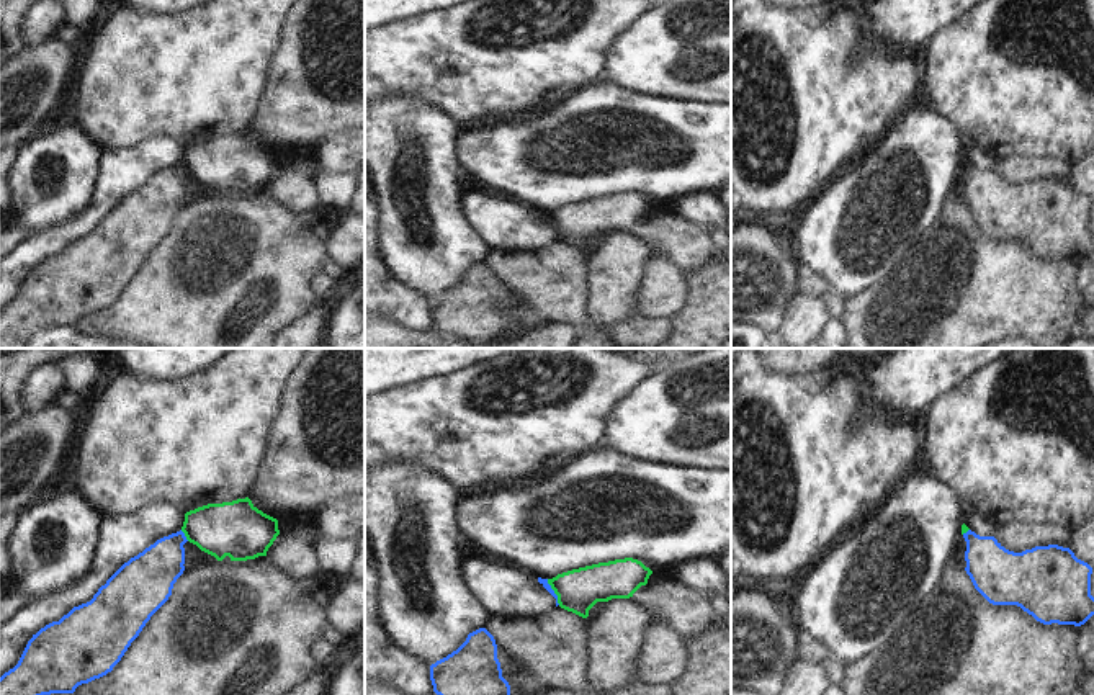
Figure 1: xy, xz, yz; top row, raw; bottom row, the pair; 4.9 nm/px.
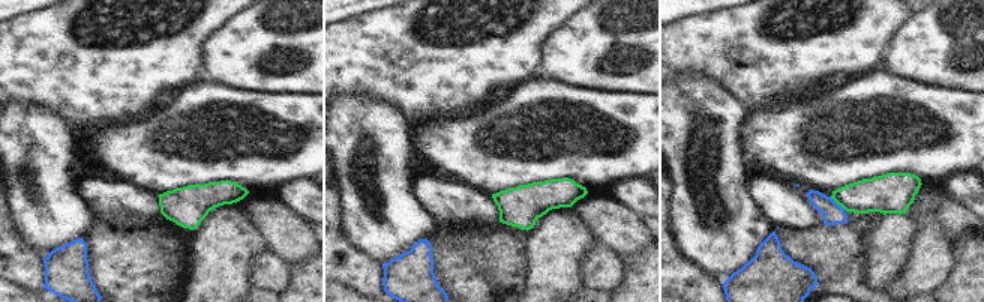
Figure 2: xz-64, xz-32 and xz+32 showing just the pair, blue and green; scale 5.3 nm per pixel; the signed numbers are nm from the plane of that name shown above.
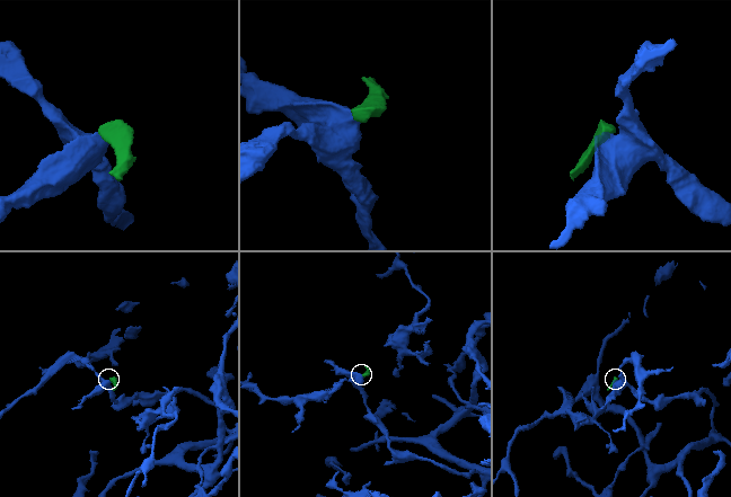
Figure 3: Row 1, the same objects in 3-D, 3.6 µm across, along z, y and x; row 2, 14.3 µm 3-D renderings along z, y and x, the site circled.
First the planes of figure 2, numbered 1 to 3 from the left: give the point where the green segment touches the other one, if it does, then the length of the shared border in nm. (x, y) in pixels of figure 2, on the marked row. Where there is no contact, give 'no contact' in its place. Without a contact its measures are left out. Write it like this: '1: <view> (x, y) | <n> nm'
1: no contact
2: no contact
3: xz+32 (836, 203) | 110 nm

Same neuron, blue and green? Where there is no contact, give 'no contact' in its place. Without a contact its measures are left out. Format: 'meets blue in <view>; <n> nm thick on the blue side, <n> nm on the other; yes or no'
meets blue in xy; 240 nm thick on the blue side, 280 nm on the other; no

